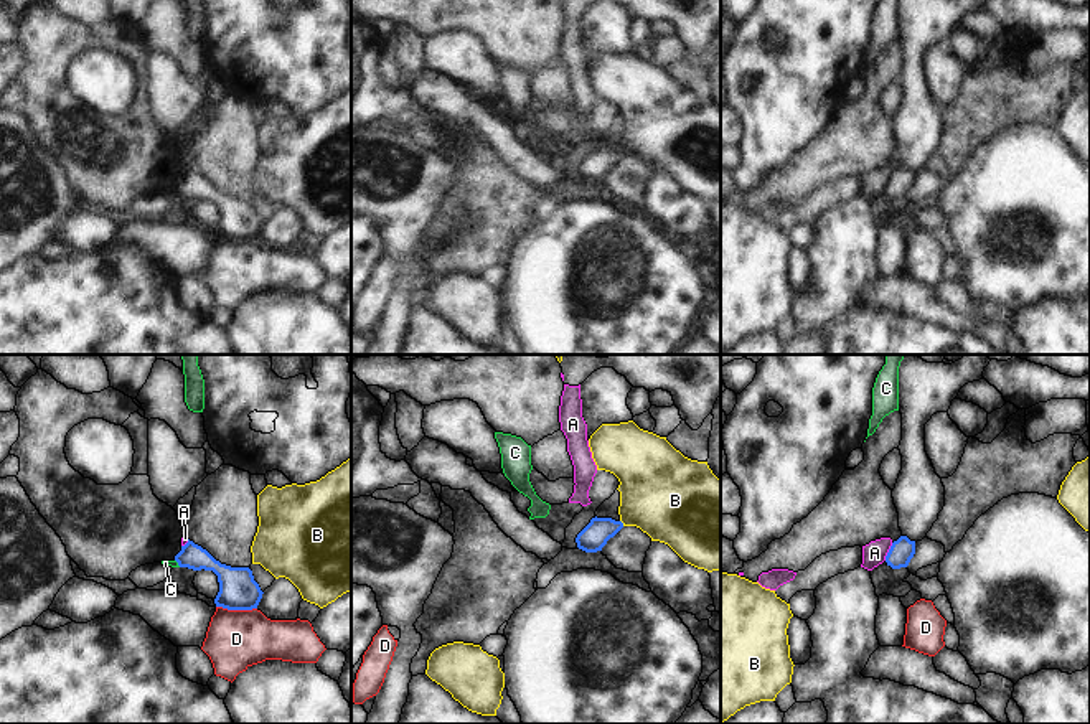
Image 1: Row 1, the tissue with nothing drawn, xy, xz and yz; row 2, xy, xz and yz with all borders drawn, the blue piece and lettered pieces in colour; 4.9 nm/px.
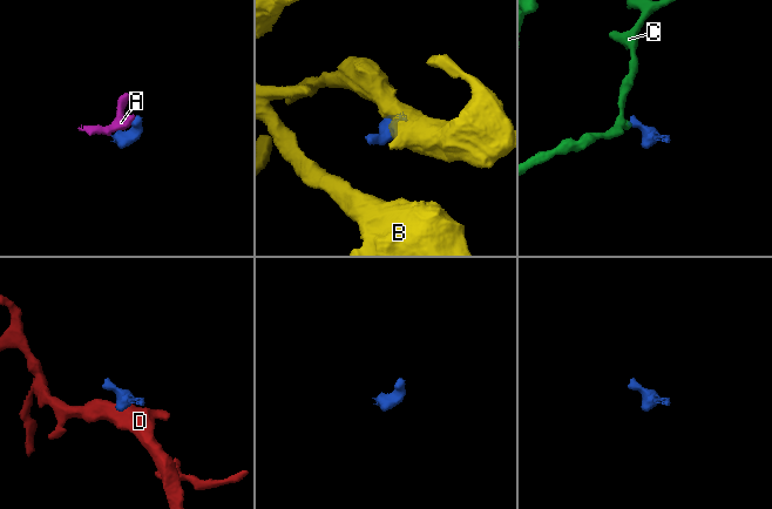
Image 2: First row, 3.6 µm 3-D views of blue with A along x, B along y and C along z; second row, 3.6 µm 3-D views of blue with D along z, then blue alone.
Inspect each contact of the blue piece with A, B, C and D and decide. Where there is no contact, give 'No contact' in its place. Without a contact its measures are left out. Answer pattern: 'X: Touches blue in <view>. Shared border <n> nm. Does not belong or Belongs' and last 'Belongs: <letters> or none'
A: Touches blue in yz. Shared border 100 nm. Does not belong
B: Touches blue in xz. Shared border 40 nm. Does not belong
C: Touches blue in xy. Shared border 50 nm. Does not belong
D: Touches blue in xy. Shared border 200 nm. Does not belong
Belongs: none

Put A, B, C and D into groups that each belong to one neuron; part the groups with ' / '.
A / B / C / D

